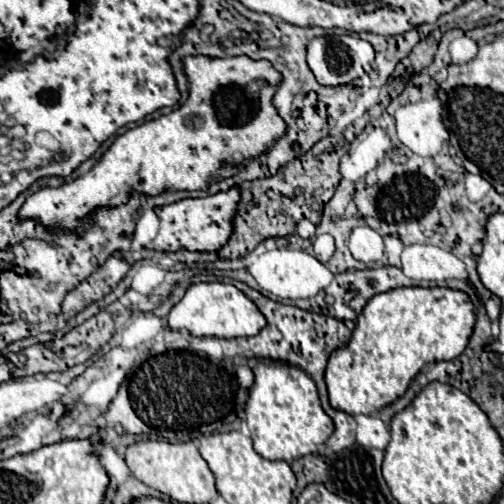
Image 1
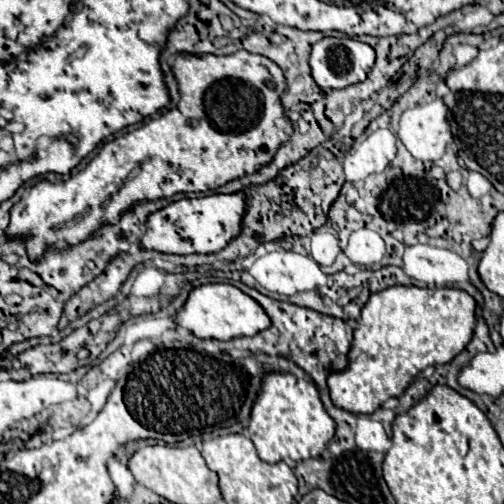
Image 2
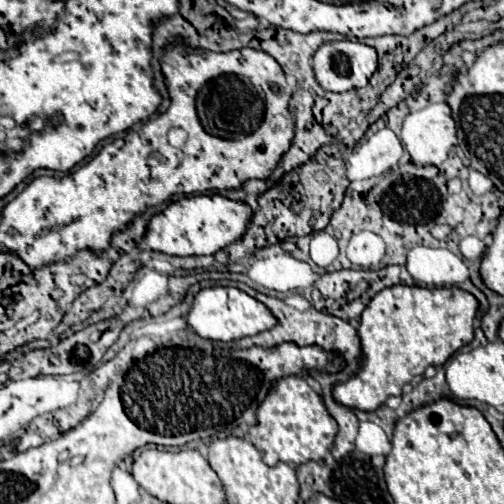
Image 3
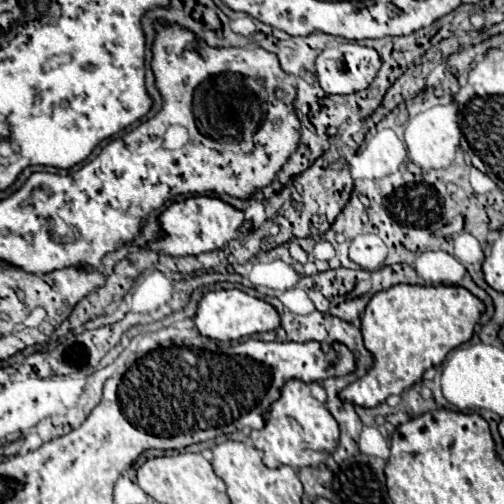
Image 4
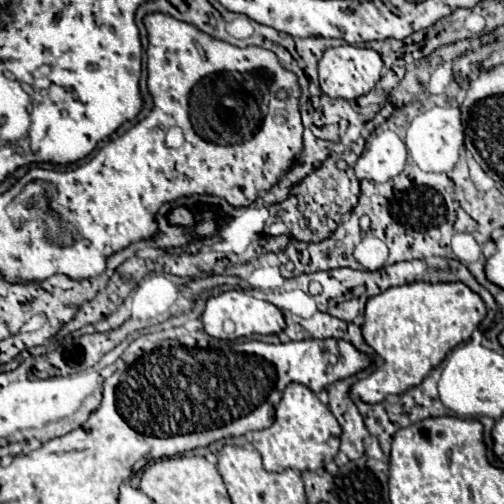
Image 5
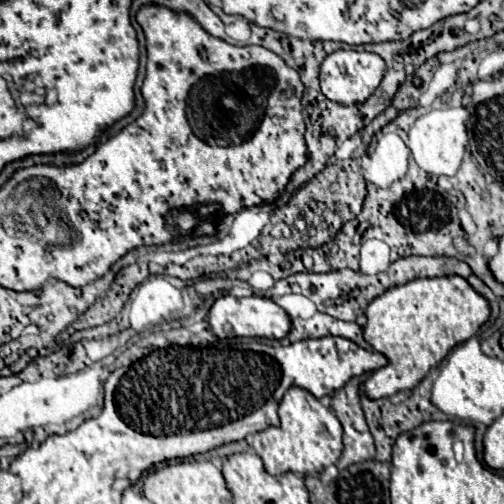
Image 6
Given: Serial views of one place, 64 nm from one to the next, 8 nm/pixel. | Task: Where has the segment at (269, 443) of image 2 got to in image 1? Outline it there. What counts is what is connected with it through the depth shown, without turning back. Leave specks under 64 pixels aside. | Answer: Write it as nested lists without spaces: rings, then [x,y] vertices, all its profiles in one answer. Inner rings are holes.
[[[258,362],[254,366],[254,386],[250,388],[250,398],[246,404],[246,422],[250,428],[254,450],[266,460],[292,462],[296,458],[316,454],[318,446],[324,444],[334,432],[332,418],[320,406],[320,398],[318,398],[314,380],[304,370],[300,370],[296,366],[288,366],[288,364],[284,364],[282,368],[276,368],[276,366]]]

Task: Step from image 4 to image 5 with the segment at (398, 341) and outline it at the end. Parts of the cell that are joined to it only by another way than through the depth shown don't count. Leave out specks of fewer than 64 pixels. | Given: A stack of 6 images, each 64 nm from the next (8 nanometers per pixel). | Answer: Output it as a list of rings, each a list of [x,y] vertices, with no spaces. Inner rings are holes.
[[[412,282],[388,288],[370,298],[366,304],[362,336],[382,358],[382,366],[378,366],[368,378],[358,380],[350,394],[356,394],[368,404],[376,404],[390,394],[402,394],[408,388],[418,386],[454,346],[470,340],[484,316],[484,300],[462,282]]]

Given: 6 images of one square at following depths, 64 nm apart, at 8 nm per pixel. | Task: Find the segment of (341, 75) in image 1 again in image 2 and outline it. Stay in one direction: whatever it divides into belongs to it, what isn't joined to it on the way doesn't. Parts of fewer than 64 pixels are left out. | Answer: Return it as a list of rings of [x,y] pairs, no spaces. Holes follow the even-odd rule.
[[[322,38],[312,46],[310,54],[310,68],[316,84],[320,88],[346,88],[358,82],[364,82],[370,68],[374,66],[374,48],[352,38]]]

